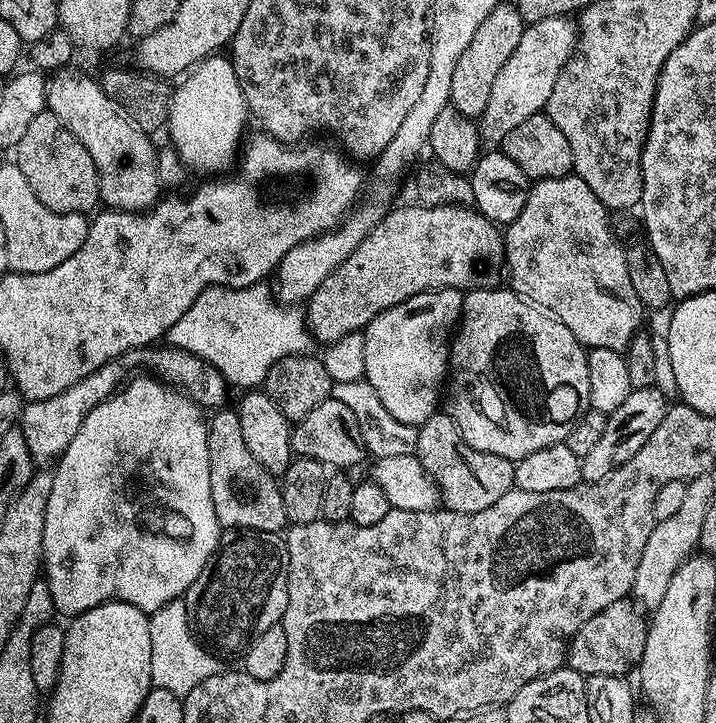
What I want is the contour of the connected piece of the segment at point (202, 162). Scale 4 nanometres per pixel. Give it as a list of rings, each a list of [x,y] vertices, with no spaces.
[[[224,54],[207,56],[180,81],[168,106],[166,132],[172,135],[171,147],[182,158],[185,169],[208,172],[204,174],[227,173],[237,163],[244,127],[250,124],[248,103],[231,59]]]

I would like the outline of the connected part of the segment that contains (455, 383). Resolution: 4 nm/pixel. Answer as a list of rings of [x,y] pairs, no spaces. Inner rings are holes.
[[[508,286],[474,288],[464,292],[460,323],[450,345],[450,375],[446,380],[447,411],[454,418],[462,438],[474,450],[498,454],[513,462],[551,444],[565,443],[574,422],[592,407],[590,377],[586,371],[588,353],[584,345],[566,330],[557,316],[528,303]]]

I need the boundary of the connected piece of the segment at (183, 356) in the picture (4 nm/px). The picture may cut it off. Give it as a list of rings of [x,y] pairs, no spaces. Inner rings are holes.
[[[149,346],[130,350],[119,360],[111,360],[106,362],[106,366],[98,366],[98,370],[94,370],[94,374],[86,374],[86,378],[82,378],[82,382],[74,382],[74,386],[54,394],[54,398],[25,403],[18,427],[26,438],[26,446],[30,450],[33,461],[37,465],[44,466],[47,465],[44,464],[47,460],[52,462],[62,455],[66,446],[70,446],[74,434],[78,434],[86,414],[90,414],[90,410],[94,410],[94,406],[98,406],[102,401],[108,399],[125,383],[126,377],[129,375],[128,368],[143,370],[145,373],[163,380],[165,384],[190,397],[195,404],[200,405],[201,409],[219,410],[225,407],[227,400],[224,399],[227,398],[228,392],[230,393],[230,385],[218,369],[210,366],[210,362],[181,348],[160,347]]]

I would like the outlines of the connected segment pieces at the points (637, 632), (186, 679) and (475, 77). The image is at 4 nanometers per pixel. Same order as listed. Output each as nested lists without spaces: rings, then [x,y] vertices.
[[[625,598],[606,606],[590,622],[583,624],[568,641],[566,653],[567,667],[585,678],[590,676],[622,676],[635,669],[642,658],[642,650],[646,646],[648,626],[641,609],[631,599]]]
[[[171,600],[166,606],[149,615],[151,644],[151,678],[153,687],[169,690],[175,696],[188,696],[194,686],[206,678],[214,677],[222,670],[219,657],[208,651],[195,637],[188,627],[188,611],[185,602]]]
[[[497,3],[496,8],[483,19],[481,26],[474,33],[470,46],[467,46],[462,58],[457,62],[454,75],[451,77],[451,107],[462,110],[462,114],[473,118],[482,115],[486,110],[486,104],[490,102],[490,90],[494,90],[494,81],[498,78],[502,66],[506,66],[506,58],[514,54],[525,27],[522,14],[515,3]]]

